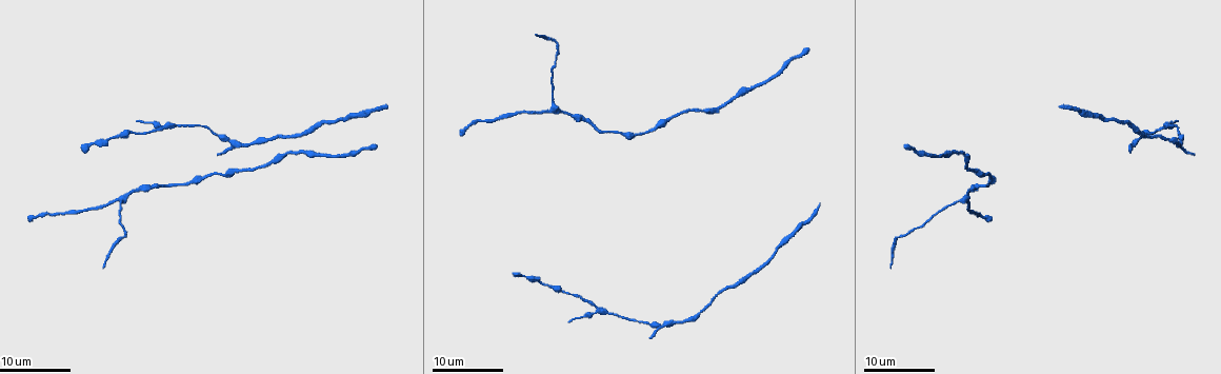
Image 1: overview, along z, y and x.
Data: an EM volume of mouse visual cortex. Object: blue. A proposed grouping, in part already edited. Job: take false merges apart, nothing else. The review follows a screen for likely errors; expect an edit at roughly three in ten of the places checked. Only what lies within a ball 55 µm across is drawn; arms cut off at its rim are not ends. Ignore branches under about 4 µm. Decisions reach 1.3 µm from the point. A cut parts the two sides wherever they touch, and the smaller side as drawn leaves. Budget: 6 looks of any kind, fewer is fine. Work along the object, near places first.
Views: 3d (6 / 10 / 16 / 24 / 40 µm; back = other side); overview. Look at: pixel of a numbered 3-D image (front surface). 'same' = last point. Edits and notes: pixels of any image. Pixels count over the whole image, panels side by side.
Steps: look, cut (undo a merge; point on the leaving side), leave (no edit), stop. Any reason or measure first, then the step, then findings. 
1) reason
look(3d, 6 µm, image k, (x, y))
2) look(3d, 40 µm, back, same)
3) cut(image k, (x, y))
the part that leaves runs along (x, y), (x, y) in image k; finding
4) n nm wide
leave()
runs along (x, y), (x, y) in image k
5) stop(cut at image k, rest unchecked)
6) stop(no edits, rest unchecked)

calibre changes
look(3d, 16 µm, image 1, (225, 174))

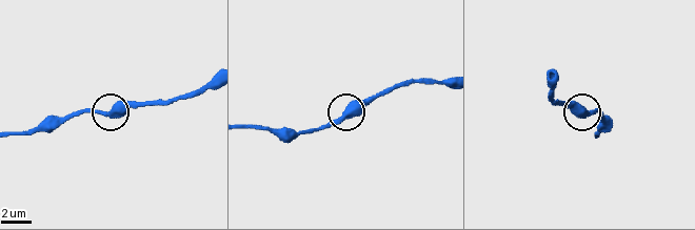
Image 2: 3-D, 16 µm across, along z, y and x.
look(3d, 10 µm, image 2, (341, 117))

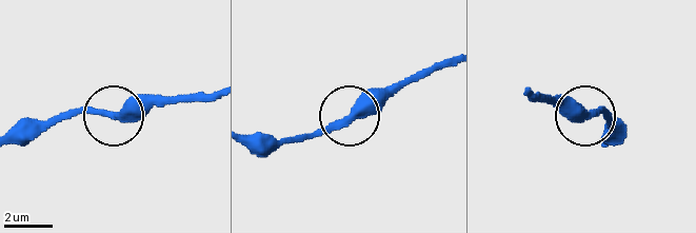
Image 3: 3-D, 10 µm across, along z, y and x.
leave()
continuous, no second neuron

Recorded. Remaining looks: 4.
thin arm on a thick one
look(3d, 16 µm, image 1, (960, 202))

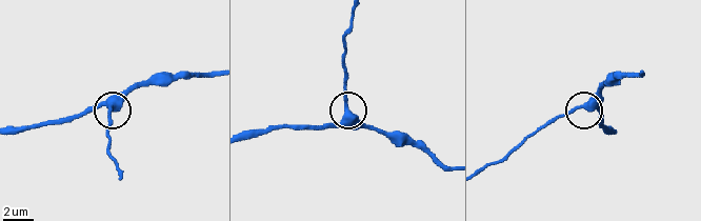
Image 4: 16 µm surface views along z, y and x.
closer look
look(3d, 6 µm, image 4, (345, 112))

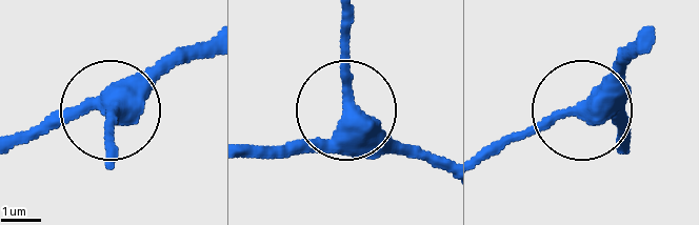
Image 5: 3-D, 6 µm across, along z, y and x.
370 nm wide
leave()
one neuron here

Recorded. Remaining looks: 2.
look(3d, 24 µm, image 1, (325, 156))

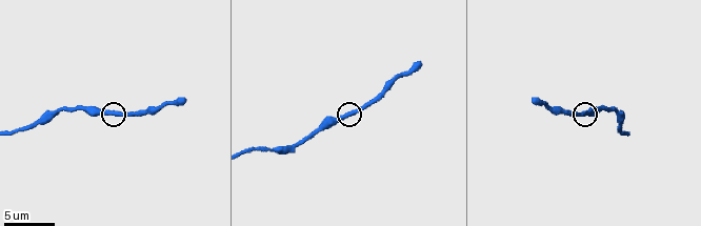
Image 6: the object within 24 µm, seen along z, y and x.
look(3d, 10 µm, image 6, (348, 116))

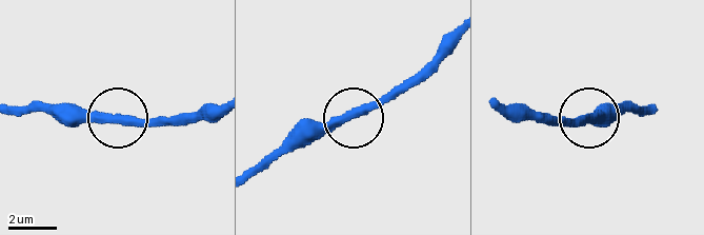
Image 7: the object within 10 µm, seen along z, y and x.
side arm 9 µm
leave()
one neuron here

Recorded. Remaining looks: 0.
stop(no edits, rest unchecked)

